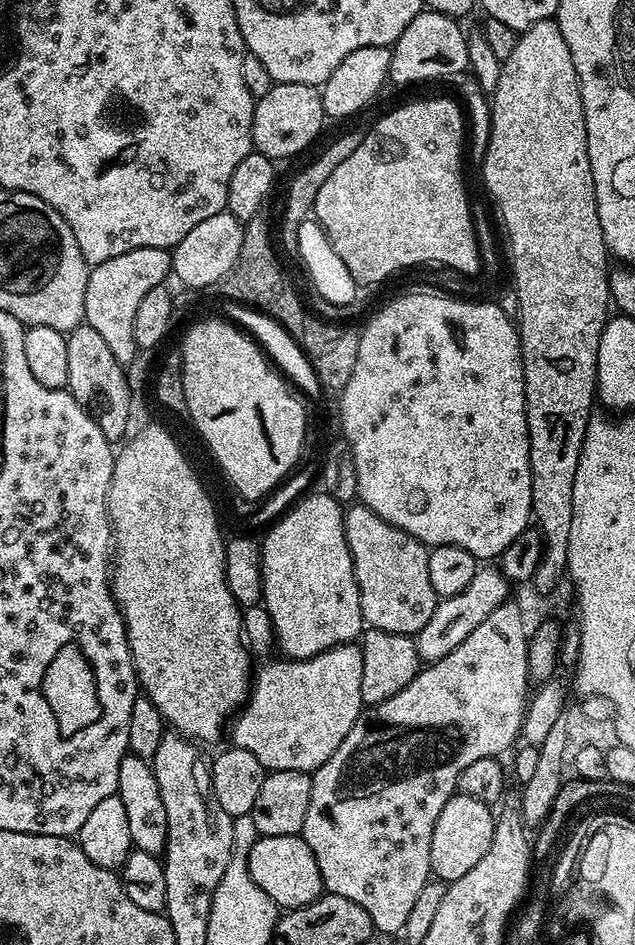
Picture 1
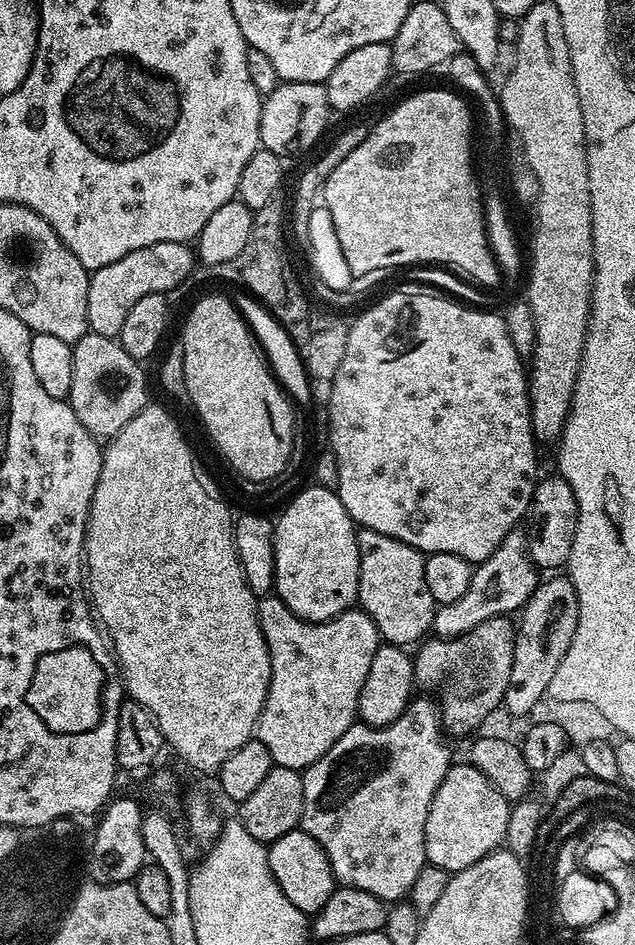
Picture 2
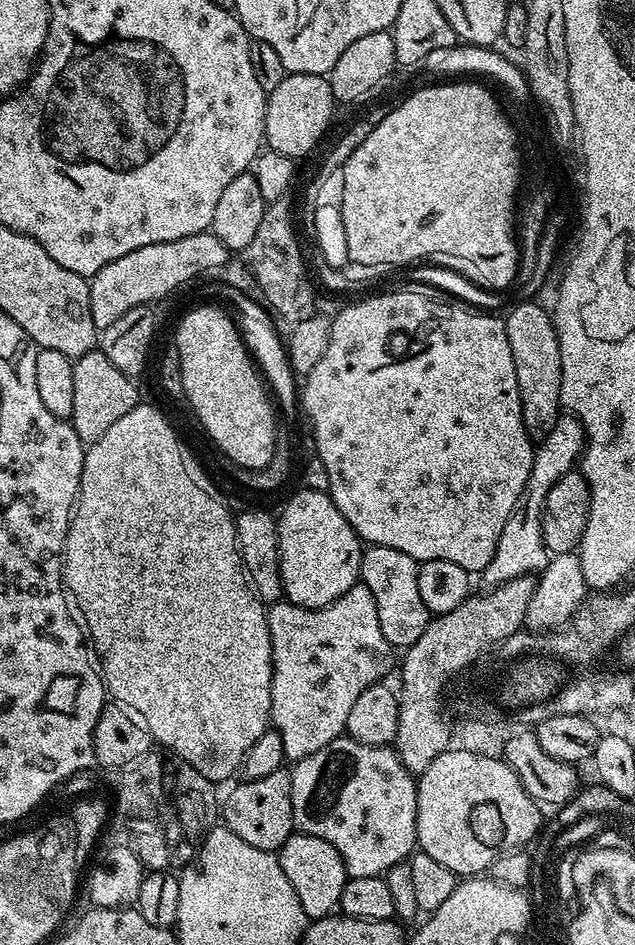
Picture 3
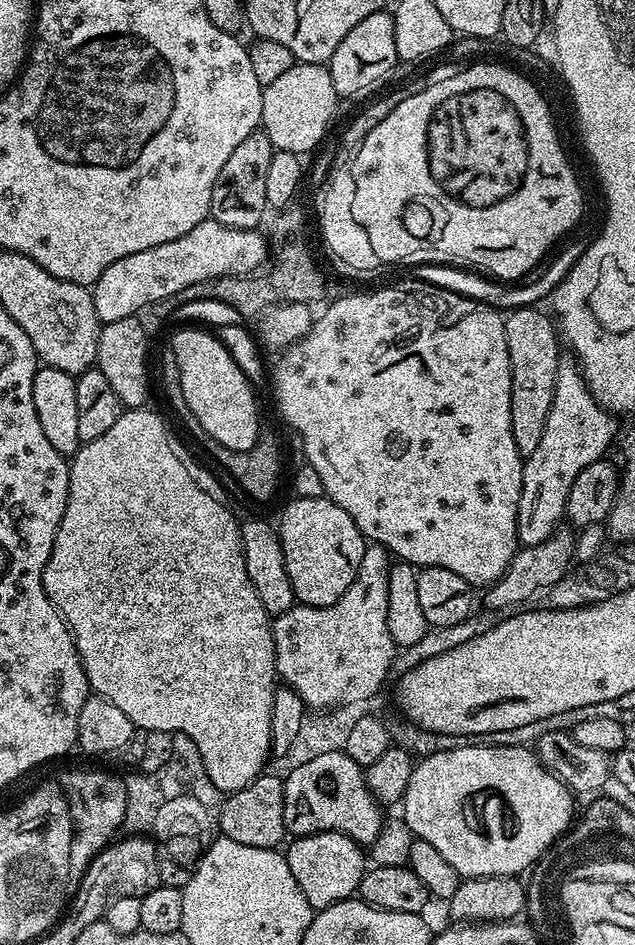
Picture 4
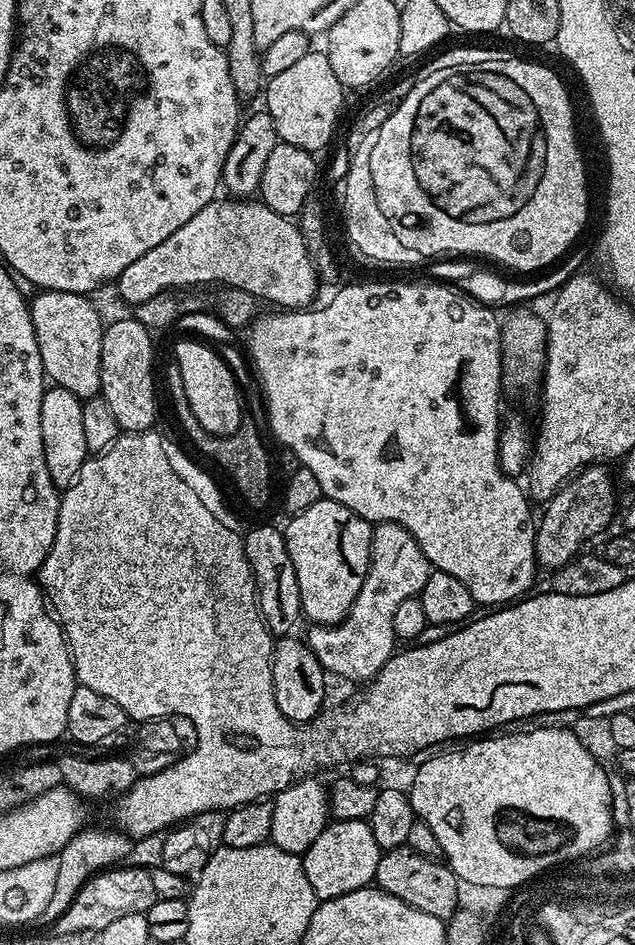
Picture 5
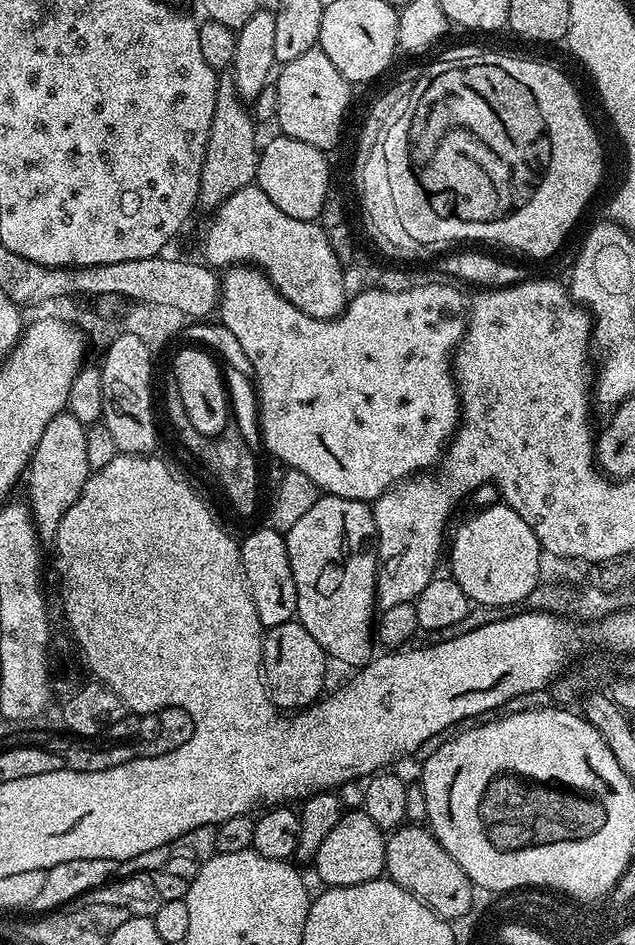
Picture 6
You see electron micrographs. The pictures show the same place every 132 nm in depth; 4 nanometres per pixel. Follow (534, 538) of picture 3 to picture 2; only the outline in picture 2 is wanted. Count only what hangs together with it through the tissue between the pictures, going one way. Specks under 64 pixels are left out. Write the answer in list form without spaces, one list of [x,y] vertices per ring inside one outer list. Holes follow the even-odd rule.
[[[514,530],[502,538],[498,550],[490,554],[482,563],[475,565],[470,586],[458,602],[441,604],[436,609],[432,632],[440,638],[461,636],[474,626],[495,616],[508,616],[519,613],[538,585],[538,569],[528,557],[528,538],[523,531]]]

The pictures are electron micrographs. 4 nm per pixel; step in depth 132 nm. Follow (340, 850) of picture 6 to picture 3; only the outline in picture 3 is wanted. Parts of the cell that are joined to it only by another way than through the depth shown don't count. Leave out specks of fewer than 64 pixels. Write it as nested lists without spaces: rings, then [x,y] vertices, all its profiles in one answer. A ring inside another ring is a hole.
[[[293,831],[292,836],[286,838],[286,842],[280,847],[278,855],[282,871],[285,872],[286,879],[290,881],[290,886],[294,886],[294,894],[298,894],[298,902],[302,902],[302,910],[307,914],[309,921],[322,919],[339,905],[342,890],[350,877],[342,854],[338,854],[338,850],[330,846],[330,842],[322,842],[322,838],[314,838],[305,832]]]

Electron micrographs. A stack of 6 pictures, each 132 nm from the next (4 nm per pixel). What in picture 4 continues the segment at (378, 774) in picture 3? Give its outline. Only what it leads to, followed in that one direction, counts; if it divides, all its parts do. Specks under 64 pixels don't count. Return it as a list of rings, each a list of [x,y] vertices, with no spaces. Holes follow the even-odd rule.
[[[345,751],[332,752],[321,754],[318,758],[311,759],[310,762],[303,763],[302,766],[297,768],[290,774],[289,777],[284,779],[284,827],[293,837],[298,836],[312,836],[316,832],[341,832],[346,834],[350,838],[354,838],[357,844],[361,846],[371,846],[378,834],[380,833],[380,826],[382,823],[382,815],[380,816],[380,811],[382,811],[381,805],[378,803],[375,796],[368,789],[368,783],[365,782],[365,769],[360,767],[354,762],[353,758],[347,756]]]

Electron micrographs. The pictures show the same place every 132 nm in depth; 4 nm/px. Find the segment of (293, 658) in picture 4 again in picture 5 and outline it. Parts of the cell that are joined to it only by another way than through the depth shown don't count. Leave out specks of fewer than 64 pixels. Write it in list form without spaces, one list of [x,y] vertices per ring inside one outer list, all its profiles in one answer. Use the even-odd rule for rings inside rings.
[[[401,524],[375,525],[372,530],[372,560],[368,564],[362,590],[358,590],[358,598],[354,598],[354,606],[350,606],[341,624],[318,624],[309,627],[308,636],[306,635],[308,649],[316,655],[325,673],[340,674],[349,682],[367,682],[378,675],[382,666],[386,666],[386,662],[398,648],[394,634],[394,610],[398,610],[399,603],[406,602],[406,598],[420,595],[422,586],[426,586],[429,571],[426,554],[422,554],[422,546],[418,546],[410,530],[406,530]]]

